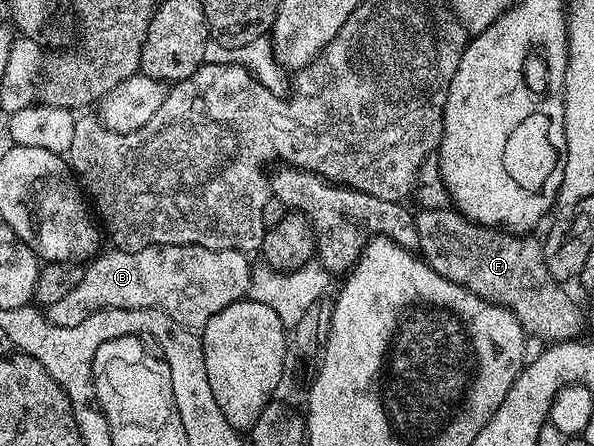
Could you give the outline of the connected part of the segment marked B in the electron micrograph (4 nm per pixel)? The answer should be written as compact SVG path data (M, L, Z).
M149 245L134 253L122 249L102 252L85 265L83 279L59 303L48 306L50 325L76 327L93 313L104 309L157 309L175 319L184 329L200 331L223 307L232 301L240 301L249 292L253 265L246 254L234 249L208 249L198 245Z

